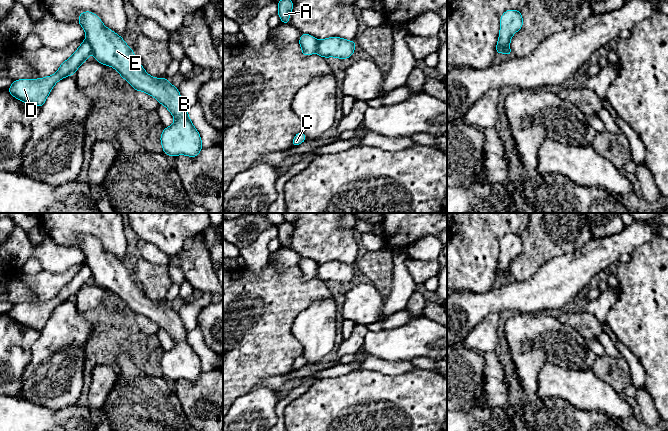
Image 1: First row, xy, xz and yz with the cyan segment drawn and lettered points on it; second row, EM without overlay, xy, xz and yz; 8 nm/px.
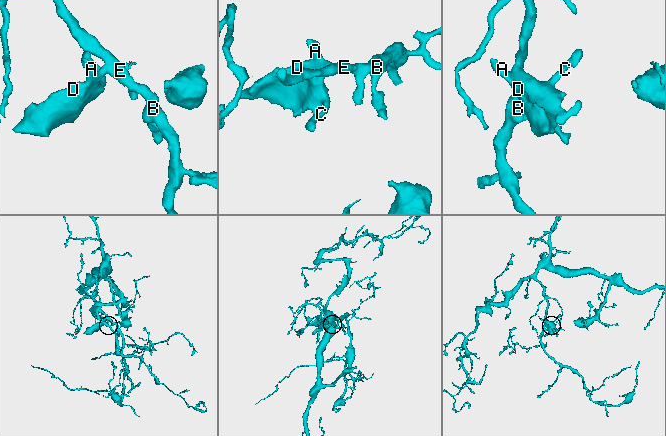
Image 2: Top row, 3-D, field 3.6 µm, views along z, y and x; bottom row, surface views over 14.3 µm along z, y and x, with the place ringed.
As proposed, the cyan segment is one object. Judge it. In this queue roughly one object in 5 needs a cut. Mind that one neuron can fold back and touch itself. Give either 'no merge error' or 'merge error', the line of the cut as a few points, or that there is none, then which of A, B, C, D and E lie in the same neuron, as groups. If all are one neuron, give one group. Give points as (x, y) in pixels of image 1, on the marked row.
merge error; cut in xy along (86, 39), (92, 52); A C D / B E

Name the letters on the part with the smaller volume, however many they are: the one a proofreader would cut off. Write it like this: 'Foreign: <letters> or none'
Foreign: A, C, D

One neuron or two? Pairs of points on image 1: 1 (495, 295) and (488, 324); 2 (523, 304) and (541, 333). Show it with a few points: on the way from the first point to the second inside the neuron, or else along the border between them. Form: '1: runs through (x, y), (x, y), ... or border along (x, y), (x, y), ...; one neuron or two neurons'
1: border along (498, 312), (488, 313), (472, 327); two neurons
2: border along (514, 312), (524, 312), (531, 315); two neurons

